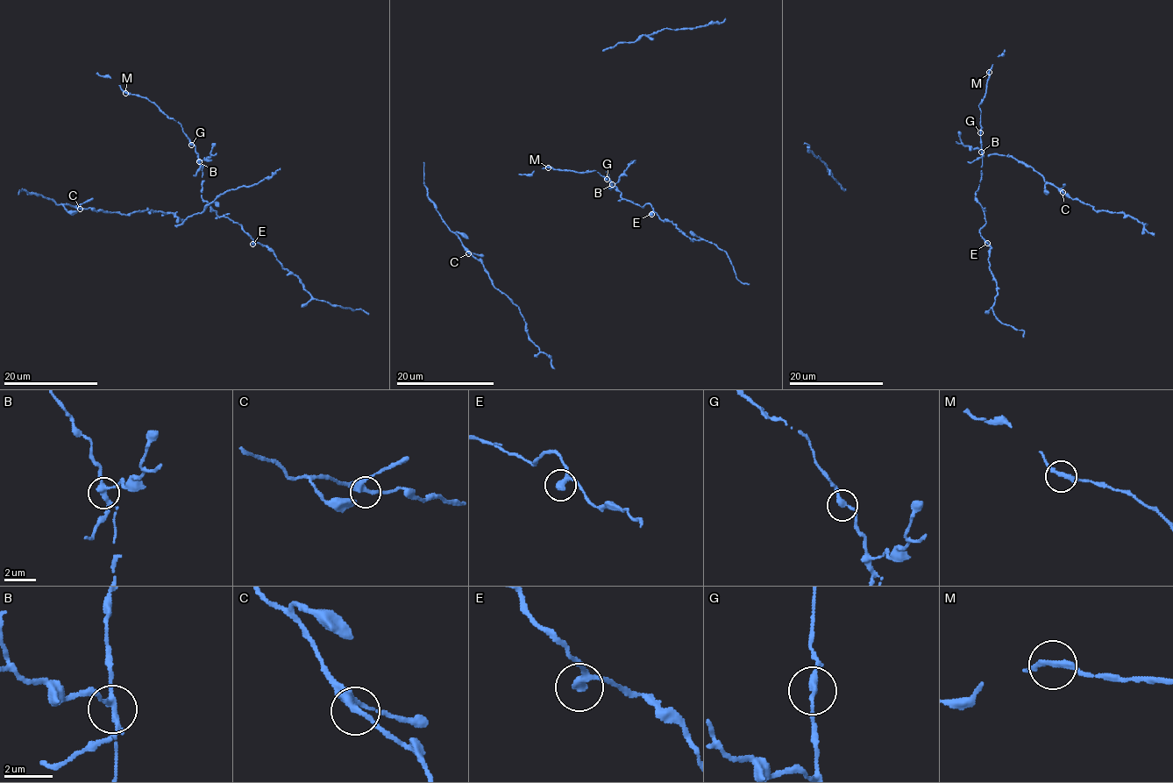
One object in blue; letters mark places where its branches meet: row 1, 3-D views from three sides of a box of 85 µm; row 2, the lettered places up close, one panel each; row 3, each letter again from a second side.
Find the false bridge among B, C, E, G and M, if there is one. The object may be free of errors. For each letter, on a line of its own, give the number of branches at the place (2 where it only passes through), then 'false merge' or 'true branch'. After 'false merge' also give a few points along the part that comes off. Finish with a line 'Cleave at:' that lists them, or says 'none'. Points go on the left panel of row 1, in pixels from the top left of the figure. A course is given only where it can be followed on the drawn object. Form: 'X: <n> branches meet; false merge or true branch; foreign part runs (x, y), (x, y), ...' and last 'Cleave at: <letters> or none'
B: 4 branches meet; false merge; foreign part runs (199, 162), (210, 156), (215, 144)
C: 3 branches meet; true branch
E: 2 branches meet; true branch
G: 2 branches meet; true branch
M: 2 branches meet; true branch
Cleave at: B

